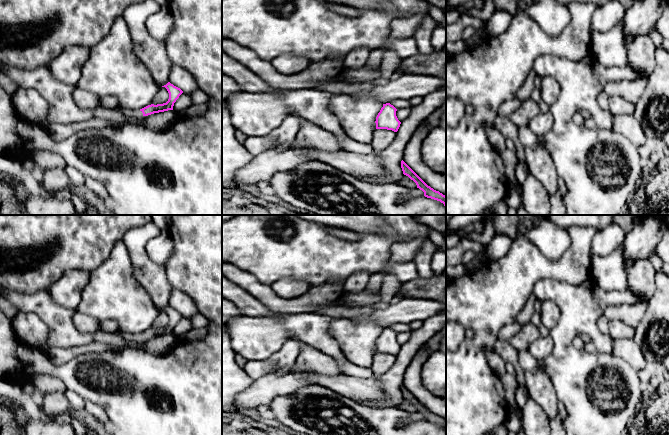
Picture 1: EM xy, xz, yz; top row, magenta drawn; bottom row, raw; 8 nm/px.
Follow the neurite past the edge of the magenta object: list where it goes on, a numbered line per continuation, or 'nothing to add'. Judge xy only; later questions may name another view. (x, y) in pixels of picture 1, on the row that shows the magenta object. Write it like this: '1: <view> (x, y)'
1: xy (128, 112)

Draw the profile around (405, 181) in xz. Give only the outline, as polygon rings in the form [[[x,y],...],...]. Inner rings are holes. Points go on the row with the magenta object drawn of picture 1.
[[[404,175],[397,181],[394,181],[392,183],[395,183],[399,186],[404,186],[405,188],[407,189],[410,189],[410,188],[417,188],[417,185],[416,183],[411,180],[408,176]]]

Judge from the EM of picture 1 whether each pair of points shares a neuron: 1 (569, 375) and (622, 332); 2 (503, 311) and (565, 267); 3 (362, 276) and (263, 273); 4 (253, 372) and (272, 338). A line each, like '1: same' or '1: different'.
1: different
2: same
3: different
4: different

